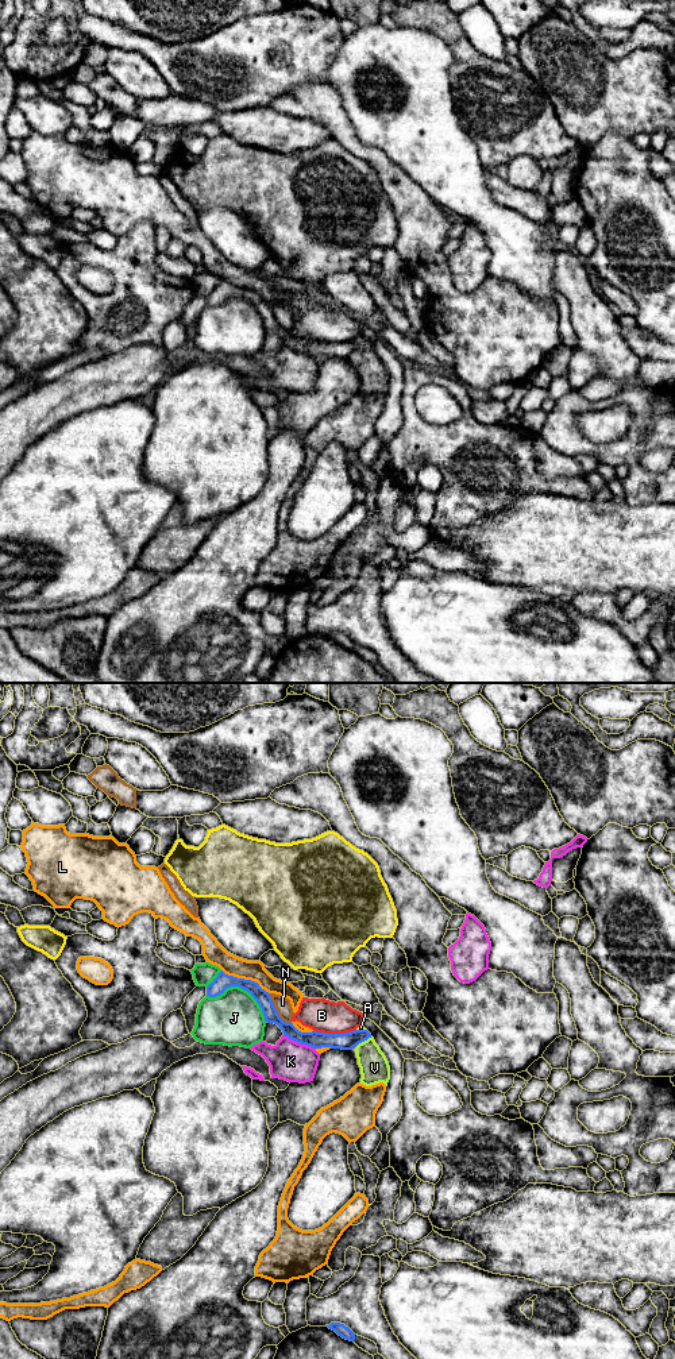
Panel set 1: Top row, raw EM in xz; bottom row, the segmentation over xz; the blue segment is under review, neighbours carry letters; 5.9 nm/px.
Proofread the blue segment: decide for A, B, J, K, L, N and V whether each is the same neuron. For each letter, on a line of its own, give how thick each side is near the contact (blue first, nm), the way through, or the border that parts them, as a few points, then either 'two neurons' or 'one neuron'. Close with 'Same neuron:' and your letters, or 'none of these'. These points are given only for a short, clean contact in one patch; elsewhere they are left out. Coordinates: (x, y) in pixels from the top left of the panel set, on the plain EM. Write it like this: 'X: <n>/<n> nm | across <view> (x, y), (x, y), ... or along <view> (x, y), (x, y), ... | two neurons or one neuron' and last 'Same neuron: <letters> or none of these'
A: 110/20 nm | two neurons
B: 110/200 nm | two neurons
J: 90/320 nm | two neurons
K: 100/240 nm | two neurons
L: 90/120 nm | two neurons
N: 90/90 nm | two neurons
V: 110/180 nm | along xz (371, 346), (354, 356) | two neurons
Same neuron: none of these

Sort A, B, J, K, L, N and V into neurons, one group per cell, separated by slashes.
A V / B / J / K / L / N

